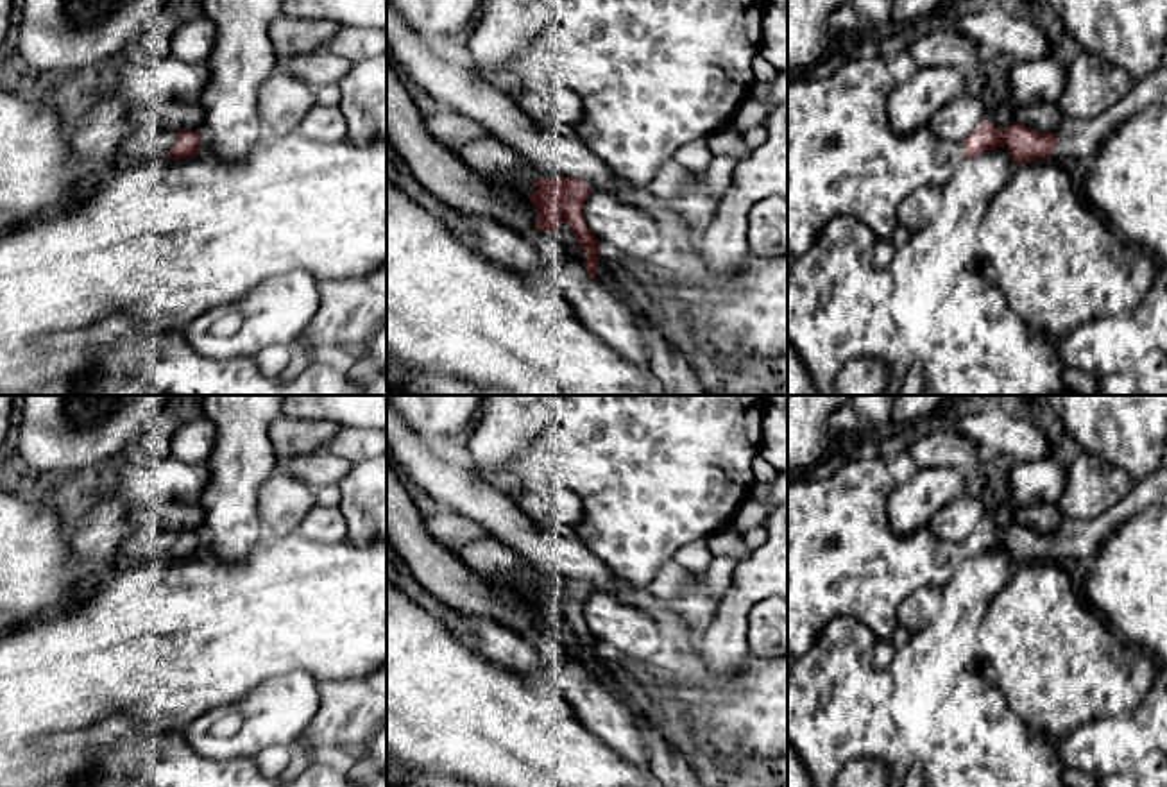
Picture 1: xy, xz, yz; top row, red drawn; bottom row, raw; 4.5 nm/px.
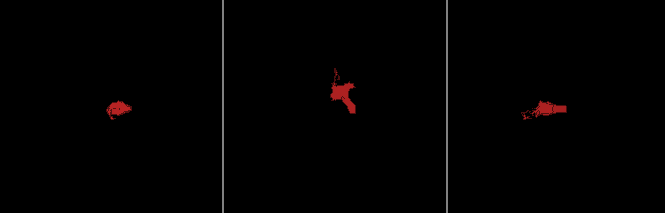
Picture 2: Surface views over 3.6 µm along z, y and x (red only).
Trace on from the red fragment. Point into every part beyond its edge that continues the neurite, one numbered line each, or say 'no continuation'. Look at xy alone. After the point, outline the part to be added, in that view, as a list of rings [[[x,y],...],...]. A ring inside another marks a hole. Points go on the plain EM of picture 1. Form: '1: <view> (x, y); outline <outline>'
1: xy (151, 542); outline [[[156,524],[132,529],[120,544],[124,556],[136,562],[168,560],[175,533]]]

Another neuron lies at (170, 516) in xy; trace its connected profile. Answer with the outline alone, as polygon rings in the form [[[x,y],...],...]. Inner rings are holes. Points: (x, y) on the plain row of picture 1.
[[[172,501],[131,506],[129,519],[132,528],[156,524],[174,533],[183,529],[200,531],[204,513],[197,504],[177,504]]]

